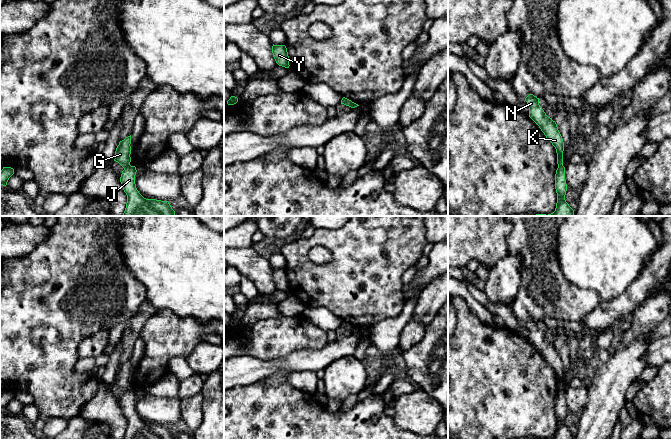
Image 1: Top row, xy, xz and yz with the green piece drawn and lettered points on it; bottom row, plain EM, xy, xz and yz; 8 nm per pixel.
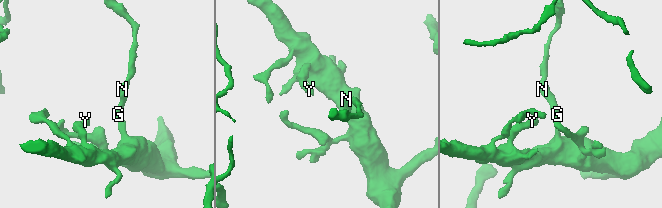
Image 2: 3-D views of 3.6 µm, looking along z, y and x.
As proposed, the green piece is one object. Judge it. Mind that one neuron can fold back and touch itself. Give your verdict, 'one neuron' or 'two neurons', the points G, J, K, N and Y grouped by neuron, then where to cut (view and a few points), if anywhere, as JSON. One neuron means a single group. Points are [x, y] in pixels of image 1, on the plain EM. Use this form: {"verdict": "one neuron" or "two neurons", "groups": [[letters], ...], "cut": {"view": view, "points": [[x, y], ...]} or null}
{"verdict": "two neurons", "groups": [["G", "K", "N"], ["J", "Y"]], "cut": {"view": "xy", "points": [[129, 388], [124, 392]]}}

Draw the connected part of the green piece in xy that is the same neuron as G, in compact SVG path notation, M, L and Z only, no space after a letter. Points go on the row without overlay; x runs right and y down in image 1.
M131 359L119 366L115 375L114 385L118 386L123 392L130 389L131 386Z

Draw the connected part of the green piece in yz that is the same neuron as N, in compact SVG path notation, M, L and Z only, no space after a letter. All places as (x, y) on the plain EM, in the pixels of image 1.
M529 318L525 325L529 331L529 341L539 350L546 362L552 367L557 377L557 388L563 390L564 366L558 354L557 348L548 341L539 329L539 322Z

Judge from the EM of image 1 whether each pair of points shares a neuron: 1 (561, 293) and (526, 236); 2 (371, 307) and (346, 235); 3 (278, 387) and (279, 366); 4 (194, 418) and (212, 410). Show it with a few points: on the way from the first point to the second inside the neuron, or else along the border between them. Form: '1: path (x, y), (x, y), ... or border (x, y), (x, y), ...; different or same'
1: path (547, 279), (540, 272), (538, 250); same
2: path (366, 289), (366, 255), (364, 253); same
3: border (288, 373), (278, 372), (257, 382); different
4: border (201, 393), (203, 398), (202, 421), (195, 429); different

